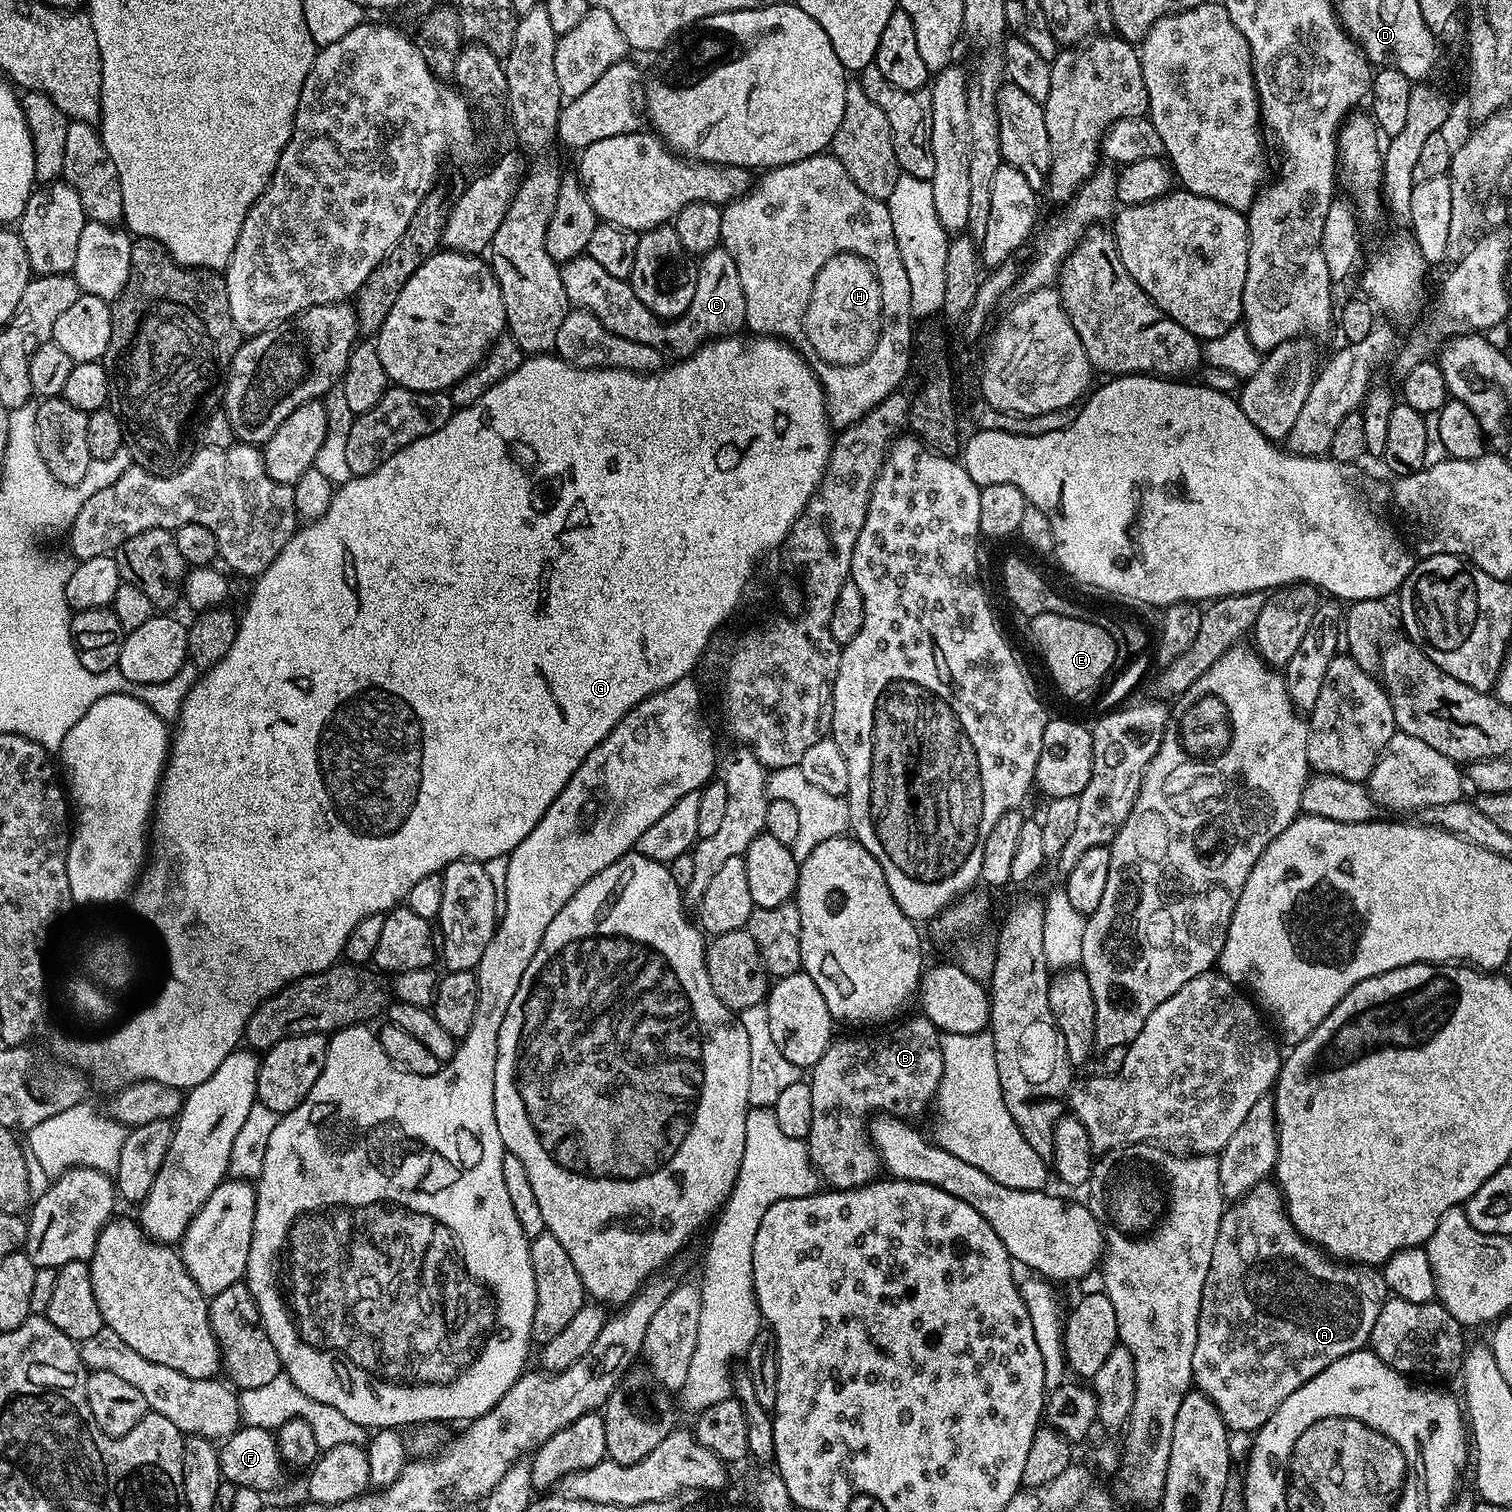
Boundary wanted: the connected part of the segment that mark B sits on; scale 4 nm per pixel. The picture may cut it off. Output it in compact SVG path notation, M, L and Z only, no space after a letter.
M922 1014L909 1015L887 1026L876 1026L861 1031L856 1036L833 1039L826 1054L810 1069L810 1083L814 1098L814 1118L810 1122L810 1134L806 1141L808 1156L817 1176L829 1189L860 1188L871 1184L881 1175L880 1155L868 1137L868 1122L873 1114L891 1114L897 1118L913 1118L929 1111L936 1099L936 1091L942 1078L944 1059L940 1045L941 1031Z

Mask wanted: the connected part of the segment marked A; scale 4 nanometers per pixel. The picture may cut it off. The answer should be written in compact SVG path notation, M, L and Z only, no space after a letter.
M1275 1183L1255 1184L1249 1192L1239 1200L1229 1203L1224 1210L1224 1217L1218 1230L1218 1242L1214 1242L1214 1255L1210 1258L1210 1274L1206 1274L1206 1286L1202 1286L1202 1306L1198 1314L1198 1342L1194 1342L1194 1366L1192 1367L1192 1383L1195 1391L1206 1394L1214 1406L1218 1406L1218 1414L1222 1414L1225 1426L1233 1433L1248 1432L1254 1434L1310 1378L1322 1374L1330 1362L1338 1362L1351 1352L1359 1352L1369 1343L1374 1322L1378 1322L1378 1310L1382 1310L1390 1291L1384 1281L1383 1274L1372 1266L1357 1266L1347 1262L1337 1262L1323 1248L1311 1244L1301 1236L1300 1231L1292 1224L1283 1192Z

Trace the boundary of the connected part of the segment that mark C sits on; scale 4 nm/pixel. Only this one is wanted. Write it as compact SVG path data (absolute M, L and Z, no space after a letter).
M722 246L699 257L694 302L690 302L690 306L677 320L667 322L638 302L628 280L619 280L606 274L606 270L602 270L602 266L598 266L598 262L594 262L594 258L587 254L576 256L563 265L560 277L569 301L577 309L592 312L594 318L606 326L606 330L622 338L630 338L630 342L654 346L654 350L662 354L668 355L669 352L672 358L690 356L700 349L701 344L739 333L745 327L746 298L742 294L742 278L738 278L738 266L734 266L734 258L730 258Z

